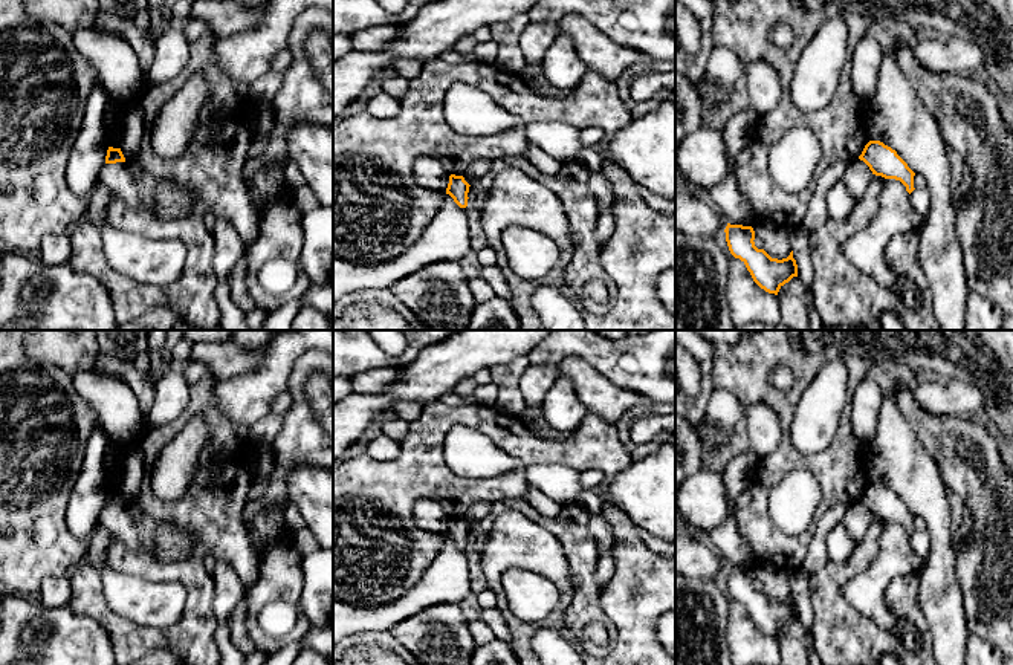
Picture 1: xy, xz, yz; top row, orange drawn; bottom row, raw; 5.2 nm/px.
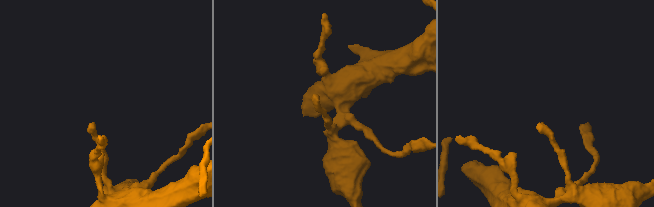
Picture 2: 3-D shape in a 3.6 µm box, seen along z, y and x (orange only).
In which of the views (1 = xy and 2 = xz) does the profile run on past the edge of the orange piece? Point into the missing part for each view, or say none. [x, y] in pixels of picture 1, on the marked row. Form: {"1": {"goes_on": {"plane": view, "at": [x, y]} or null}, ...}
{"1": {"goes_on": null}, "2": {"goes_on": null}}

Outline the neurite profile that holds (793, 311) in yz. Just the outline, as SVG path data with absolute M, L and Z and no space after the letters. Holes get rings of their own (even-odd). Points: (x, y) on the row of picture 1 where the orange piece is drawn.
M793 277L778 292L781 318L791 330L810 330L808 310L804 301L804 284Z

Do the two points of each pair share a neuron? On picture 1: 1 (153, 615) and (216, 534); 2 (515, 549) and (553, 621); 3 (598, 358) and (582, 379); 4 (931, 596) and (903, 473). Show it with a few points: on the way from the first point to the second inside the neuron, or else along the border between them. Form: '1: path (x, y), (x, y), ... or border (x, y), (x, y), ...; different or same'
1: border (161, 581), (178, 581), (187, 592), (178, 619); different
2: path (537, 555), (563, 581), (563, 600); same
3: border (556, 361), (566, 358), (585, 360), (621, 387); different
4: path (940, 566), (940, 529), (931, 503); same

